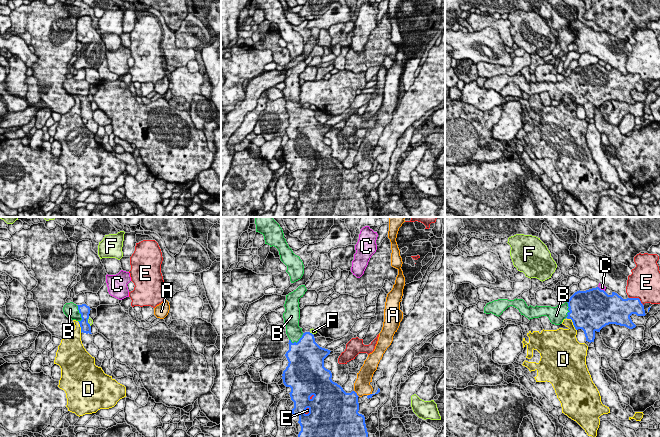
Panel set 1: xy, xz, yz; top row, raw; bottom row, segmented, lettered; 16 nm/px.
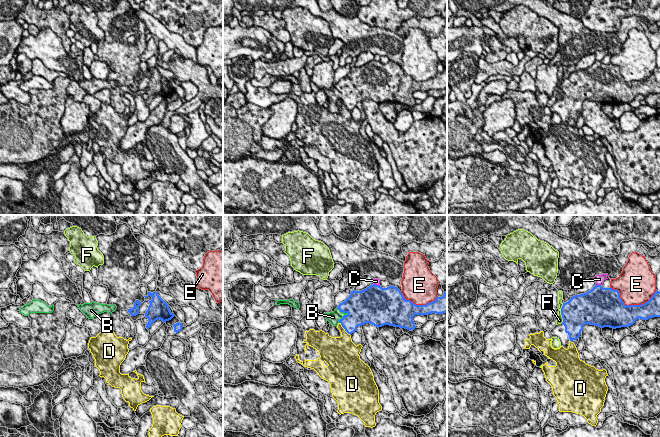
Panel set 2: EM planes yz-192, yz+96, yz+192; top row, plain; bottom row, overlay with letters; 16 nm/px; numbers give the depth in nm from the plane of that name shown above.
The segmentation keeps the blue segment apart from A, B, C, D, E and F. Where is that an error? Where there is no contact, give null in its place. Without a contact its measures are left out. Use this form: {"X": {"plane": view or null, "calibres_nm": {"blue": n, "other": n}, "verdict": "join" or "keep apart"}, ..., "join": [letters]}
{"A": {"plane": "xz", "calibres_nm": {"blue": 400, "other": 260}, "verdict": "keep apart"}, "B": {"plane": "xy", "calibres_nm": {"blue": 180, "other": 220}, "verdict": "join"}, "C": {"plane": "yz", "calibres_nm": {"blue": 500, "other": 90}, "verdict": "keep apart"}, "D": {"plane": "yz", "calibres_nm": {"blue": 500, "other": 280}, "verdict": "keep apart"}, "E": {"plane": "yz", "calibres_nm": {"blue": 300, "other": 480}, "verdict": "keep apart"}, "F": {"plane": "xy", "calibres_nm": {"blue": 180, "other": 90}, "verdict": "keep apart"}, "join": ["B"]}

